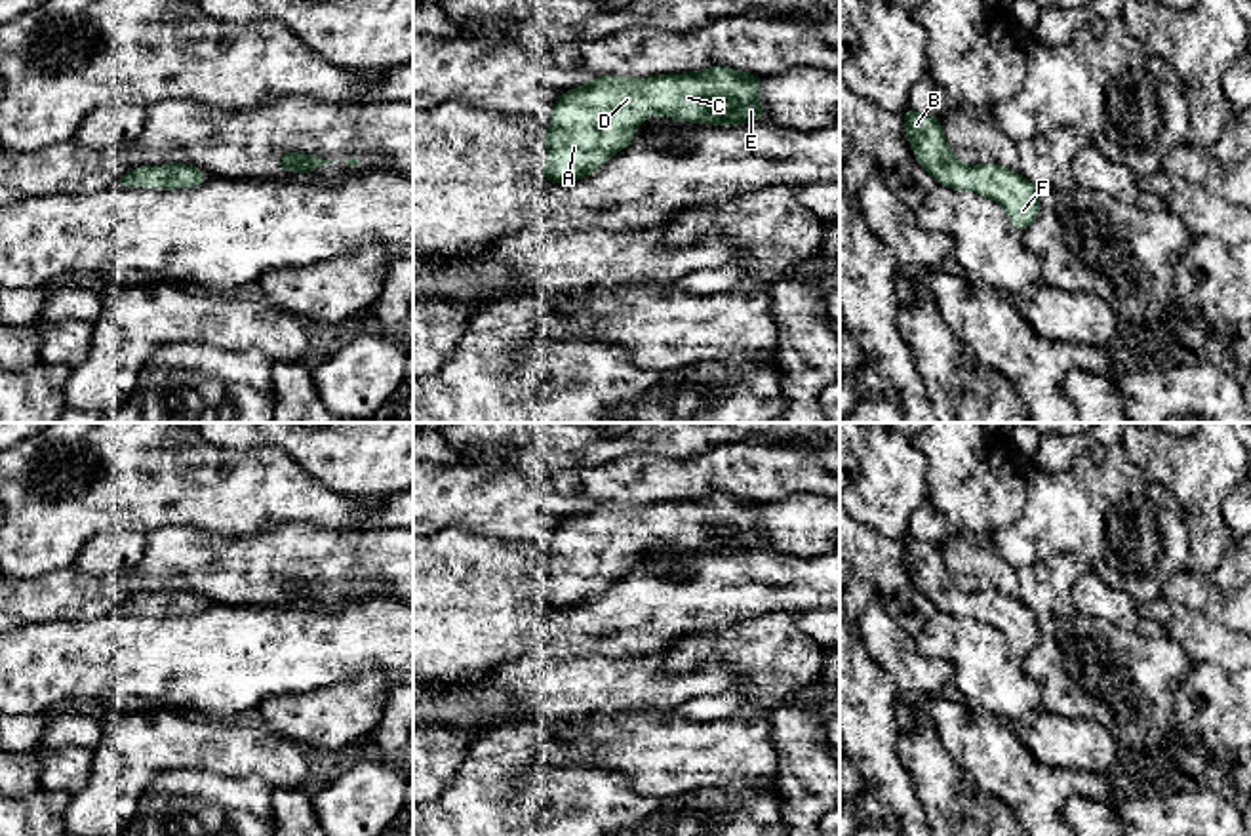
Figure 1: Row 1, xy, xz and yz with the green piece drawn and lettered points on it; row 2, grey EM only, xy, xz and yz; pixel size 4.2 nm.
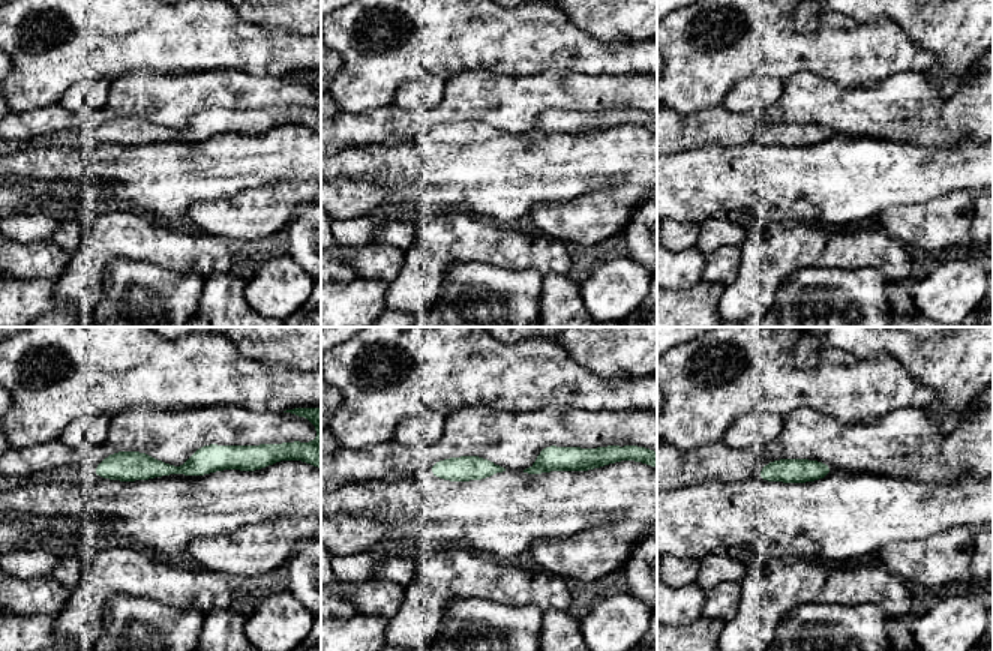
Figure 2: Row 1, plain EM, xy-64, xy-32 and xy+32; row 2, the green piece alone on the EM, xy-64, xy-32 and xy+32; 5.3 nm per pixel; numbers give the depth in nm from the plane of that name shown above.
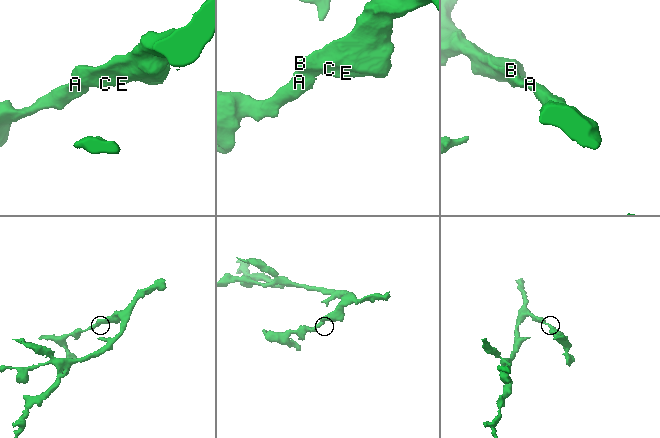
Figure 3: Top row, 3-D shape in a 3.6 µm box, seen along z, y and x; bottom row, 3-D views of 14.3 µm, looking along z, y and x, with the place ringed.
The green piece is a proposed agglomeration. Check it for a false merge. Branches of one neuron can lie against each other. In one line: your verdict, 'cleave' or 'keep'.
keep

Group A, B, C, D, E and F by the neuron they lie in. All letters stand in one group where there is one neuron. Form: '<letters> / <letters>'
A B C D E F

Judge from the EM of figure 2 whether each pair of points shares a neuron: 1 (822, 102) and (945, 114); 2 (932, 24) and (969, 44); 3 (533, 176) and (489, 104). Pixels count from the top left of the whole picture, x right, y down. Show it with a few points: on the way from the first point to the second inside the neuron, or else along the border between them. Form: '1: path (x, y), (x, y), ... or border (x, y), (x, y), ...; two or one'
1: path (852, 110), (915, 110); one
2: path (941, 27), (960, 35); one
3: border (506, 132), (522, 135); two

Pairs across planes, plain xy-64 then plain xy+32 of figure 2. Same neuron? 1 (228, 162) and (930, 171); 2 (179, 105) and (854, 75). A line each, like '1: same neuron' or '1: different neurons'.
1: same neuron
2: different neurons

